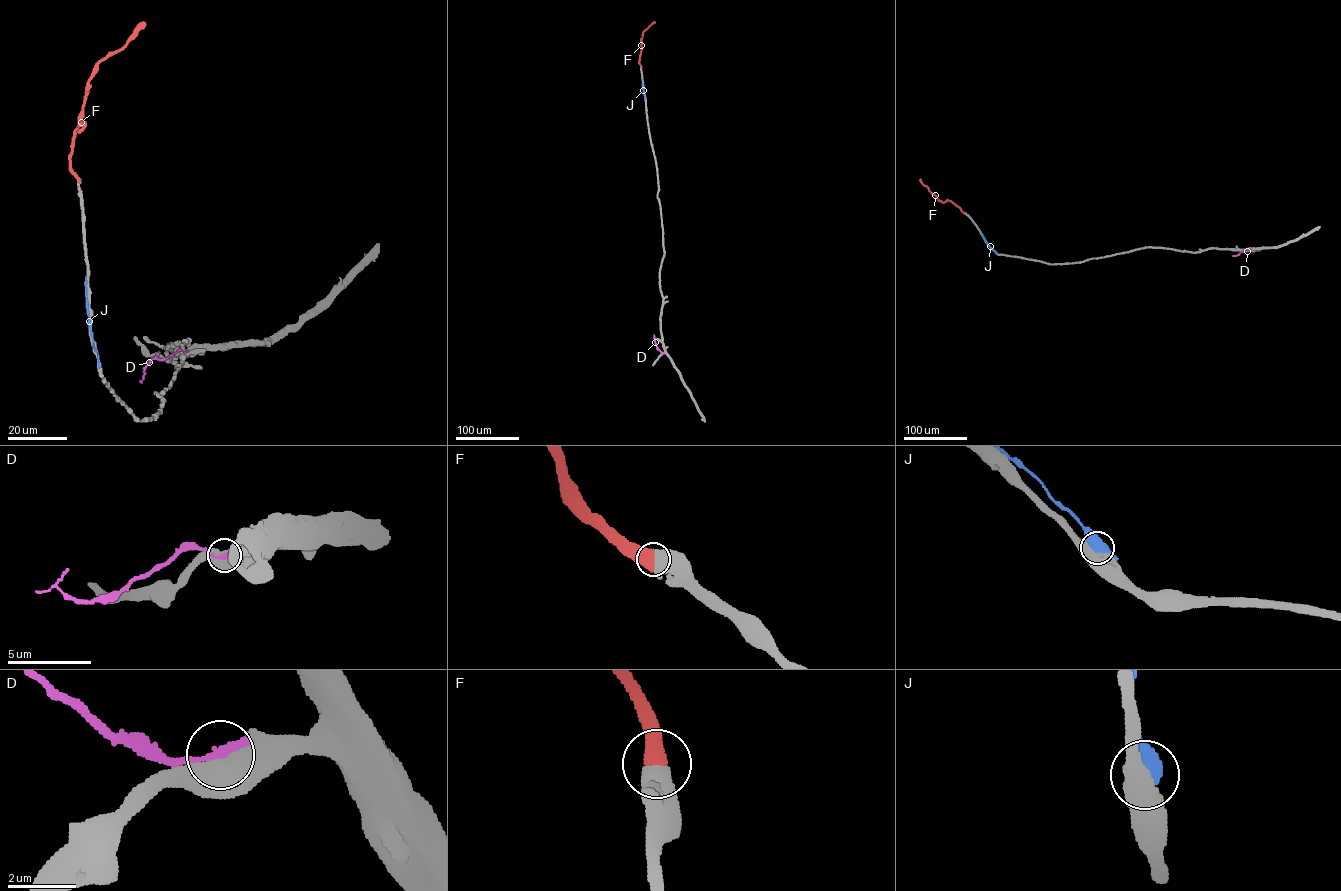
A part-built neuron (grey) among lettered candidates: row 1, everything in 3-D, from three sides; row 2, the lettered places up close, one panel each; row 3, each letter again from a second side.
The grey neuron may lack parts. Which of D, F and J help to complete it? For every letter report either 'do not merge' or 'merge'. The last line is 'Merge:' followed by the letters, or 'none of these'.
D: do not merge
F: merge
J: do not merge
Merge: F

